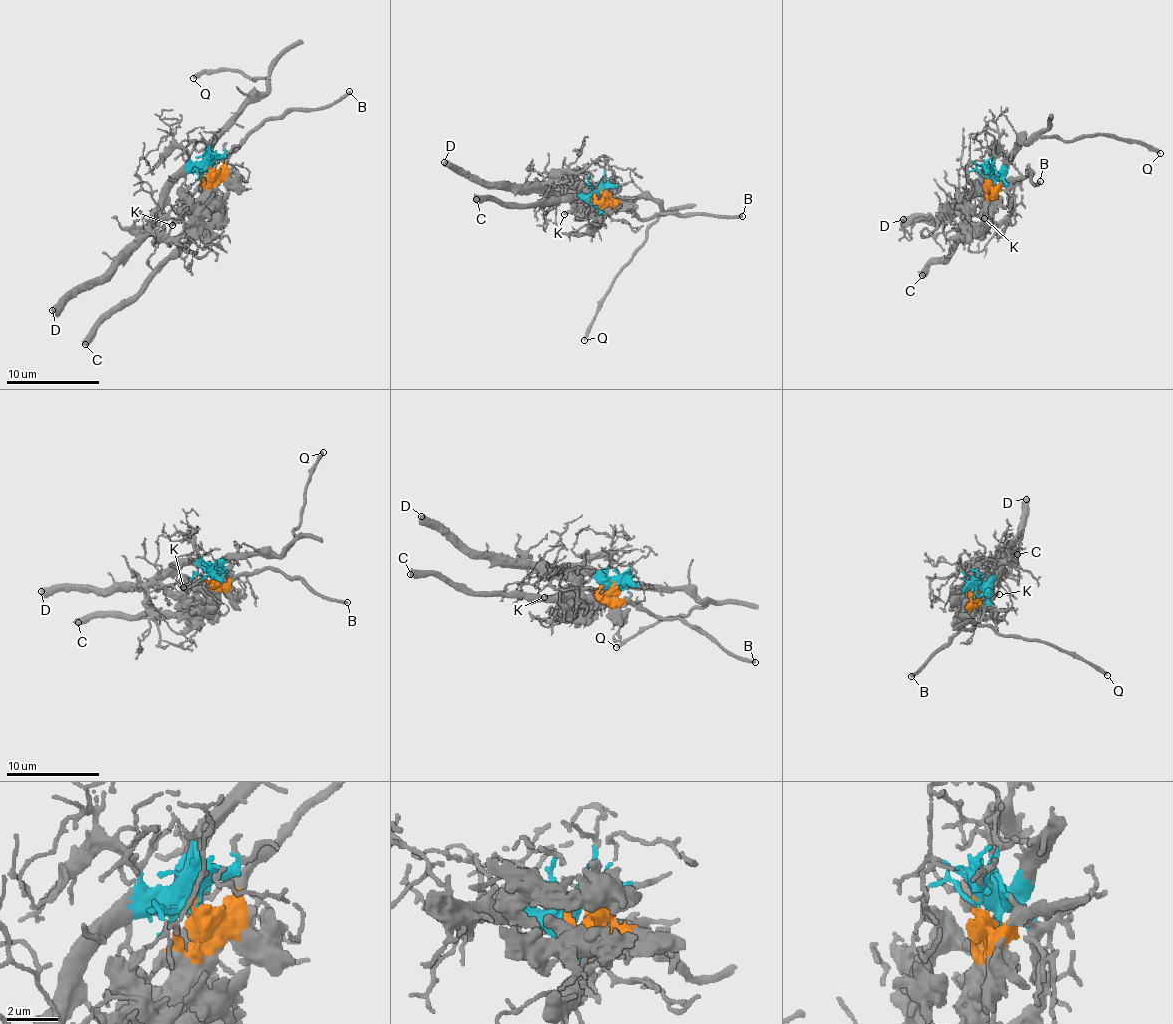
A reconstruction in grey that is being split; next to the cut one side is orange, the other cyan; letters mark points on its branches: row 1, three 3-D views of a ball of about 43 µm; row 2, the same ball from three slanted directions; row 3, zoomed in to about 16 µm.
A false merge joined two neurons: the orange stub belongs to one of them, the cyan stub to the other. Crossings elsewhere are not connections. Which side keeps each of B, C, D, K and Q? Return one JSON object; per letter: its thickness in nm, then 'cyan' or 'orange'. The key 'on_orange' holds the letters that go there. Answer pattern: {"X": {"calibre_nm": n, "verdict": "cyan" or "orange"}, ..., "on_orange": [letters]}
{"B": {"calibre_nm": 240, "verdict": "orange"}, "C": {"calibre_nm": 550, "verdict": "orange"}, "D": {"calibre_nm": 600, "verdict": "cyan"}, "K": {"calibre_nm": 200, "verdict": "orange"}, "Q": {"calibre_nm": 220, "verdict": "cyan"}, "on_orange": ["B", "C", "K"]}

